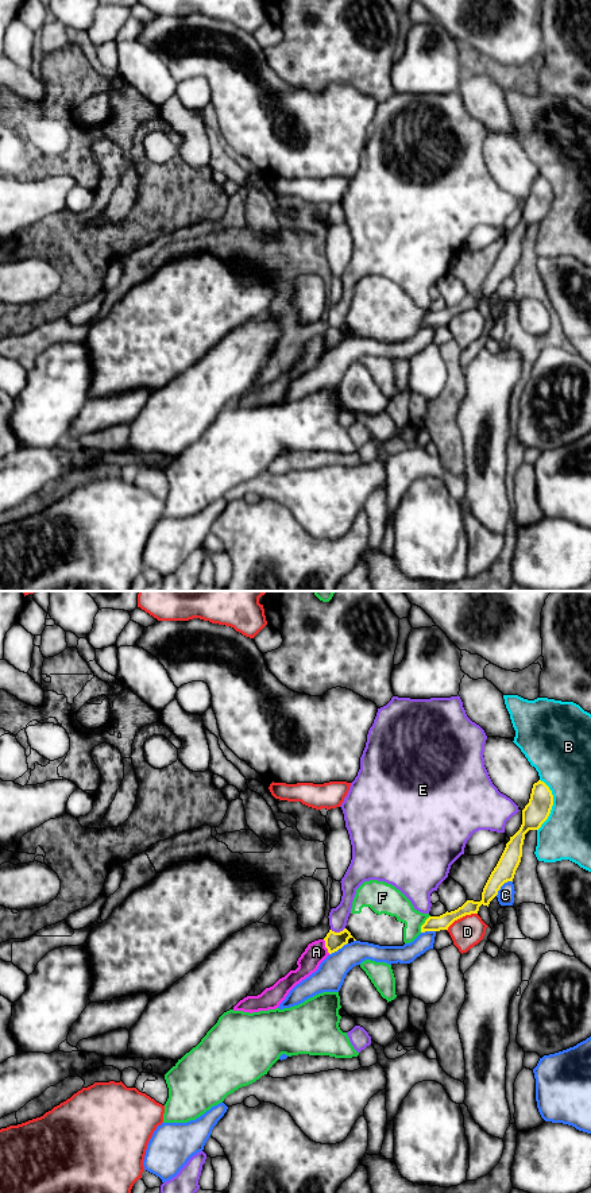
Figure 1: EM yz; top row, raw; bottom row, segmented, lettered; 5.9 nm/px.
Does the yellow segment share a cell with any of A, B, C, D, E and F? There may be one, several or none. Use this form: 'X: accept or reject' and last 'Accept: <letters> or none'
A: reject
B: reject
C: reject
D: reject
E: reject
F: reject
Accept: none

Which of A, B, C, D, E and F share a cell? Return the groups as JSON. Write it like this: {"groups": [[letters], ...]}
{"groups": [["A"], ["B"], ["C"], ["D"], ["E"], ["F"]]}

